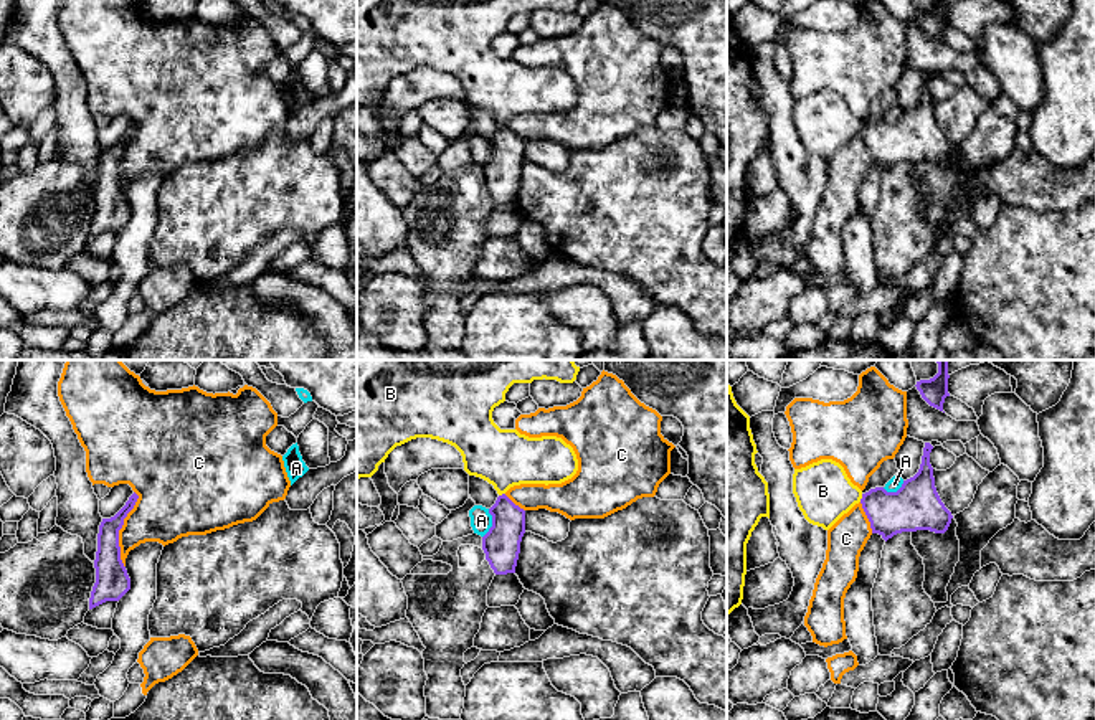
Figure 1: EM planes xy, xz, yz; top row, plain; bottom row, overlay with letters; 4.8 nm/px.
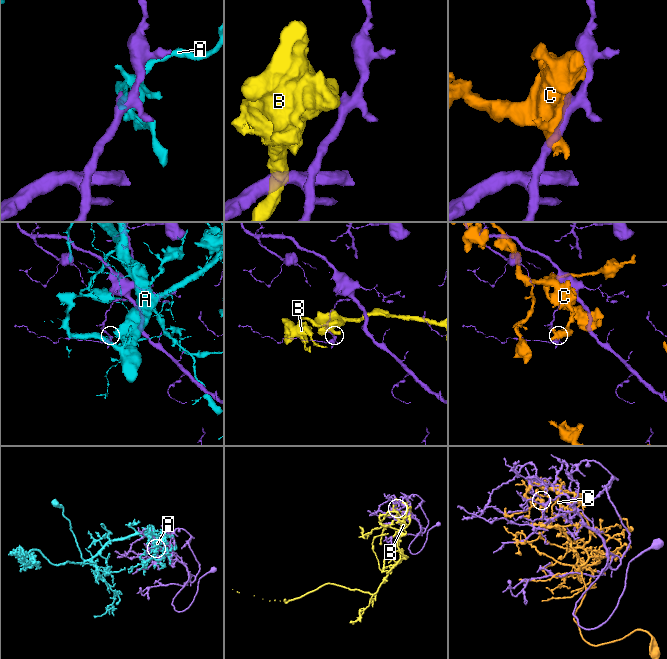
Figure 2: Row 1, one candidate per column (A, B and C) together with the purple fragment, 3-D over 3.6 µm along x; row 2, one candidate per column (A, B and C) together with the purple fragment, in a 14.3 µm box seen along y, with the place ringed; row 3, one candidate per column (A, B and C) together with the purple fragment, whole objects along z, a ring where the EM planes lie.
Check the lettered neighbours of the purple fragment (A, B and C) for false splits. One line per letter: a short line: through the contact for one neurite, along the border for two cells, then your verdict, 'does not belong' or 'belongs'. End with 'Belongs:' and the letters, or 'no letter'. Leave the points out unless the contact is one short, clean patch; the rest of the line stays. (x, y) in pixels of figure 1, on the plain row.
A: xz (489, 139), (491, 157), (483, 167) | does not belong
B: yz (862, 124), (859, 131) | does not belong
C: does not belong
Belongs: no letter

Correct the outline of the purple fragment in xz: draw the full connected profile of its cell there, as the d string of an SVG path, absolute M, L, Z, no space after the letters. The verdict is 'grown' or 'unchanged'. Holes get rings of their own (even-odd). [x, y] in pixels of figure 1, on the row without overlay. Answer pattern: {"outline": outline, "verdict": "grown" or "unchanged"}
{"outline": "M505 124L489 139L492 157L482 167L486 190L495 205L515 203L520 172L525 163L525 140Z", "verdict": "unchanged"}

